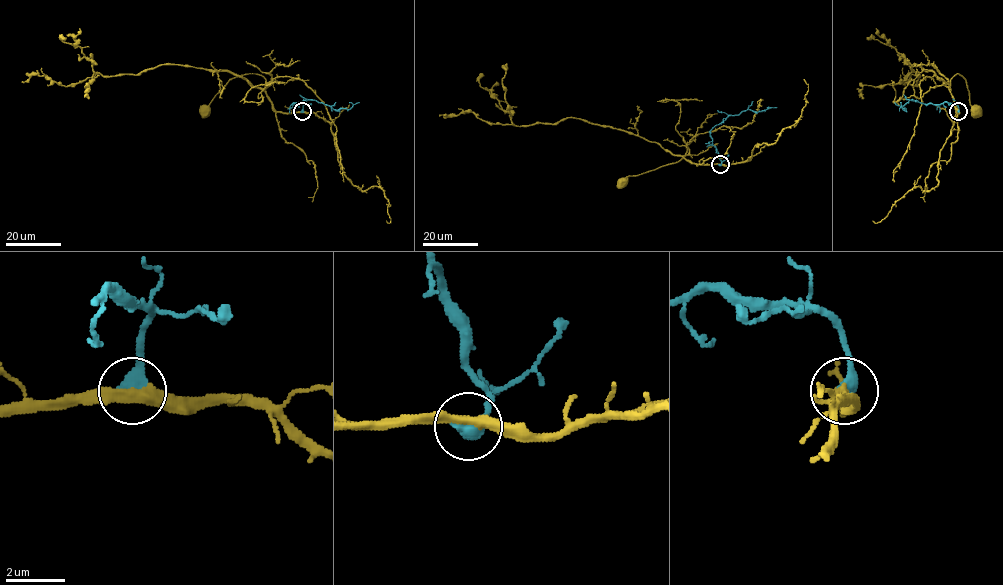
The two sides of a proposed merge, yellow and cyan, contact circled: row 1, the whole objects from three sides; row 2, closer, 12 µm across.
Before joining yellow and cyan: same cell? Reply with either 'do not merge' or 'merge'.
merge

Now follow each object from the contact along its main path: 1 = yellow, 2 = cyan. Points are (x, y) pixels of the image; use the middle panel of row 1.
1: (719, 164), (694, 164), (683, 156), (675, 163), (628, 176), (621, 182)
2: (719, 165), (719, 153), (710, 133), (715, 126), (729, 115), (749, 109), (762, 111), (776, 107)

